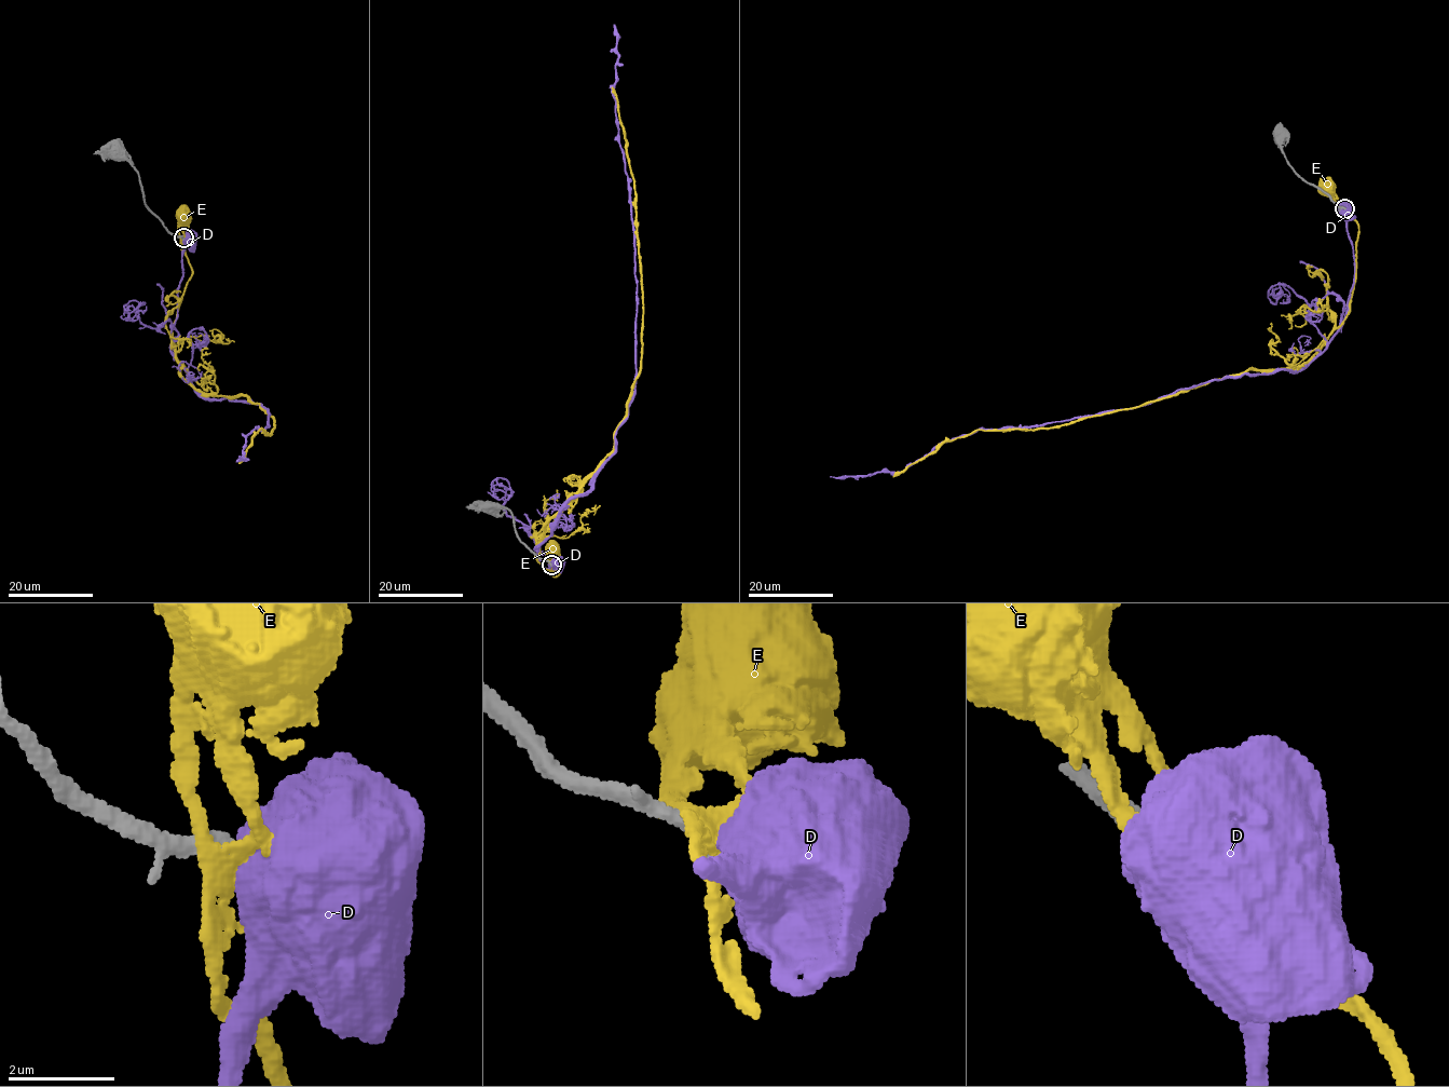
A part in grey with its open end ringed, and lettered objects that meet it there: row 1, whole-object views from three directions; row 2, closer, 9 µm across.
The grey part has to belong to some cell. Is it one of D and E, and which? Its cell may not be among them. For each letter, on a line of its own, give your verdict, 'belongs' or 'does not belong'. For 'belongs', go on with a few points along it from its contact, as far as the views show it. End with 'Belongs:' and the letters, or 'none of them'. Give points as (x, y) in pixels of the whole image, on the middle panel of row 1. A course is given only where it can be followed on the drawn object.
D: does not belong
E: does not belong
Belongs: none of them

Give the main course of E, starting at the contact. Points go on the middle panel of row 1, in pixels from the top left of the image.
E: (549, 562), (554, 549)

